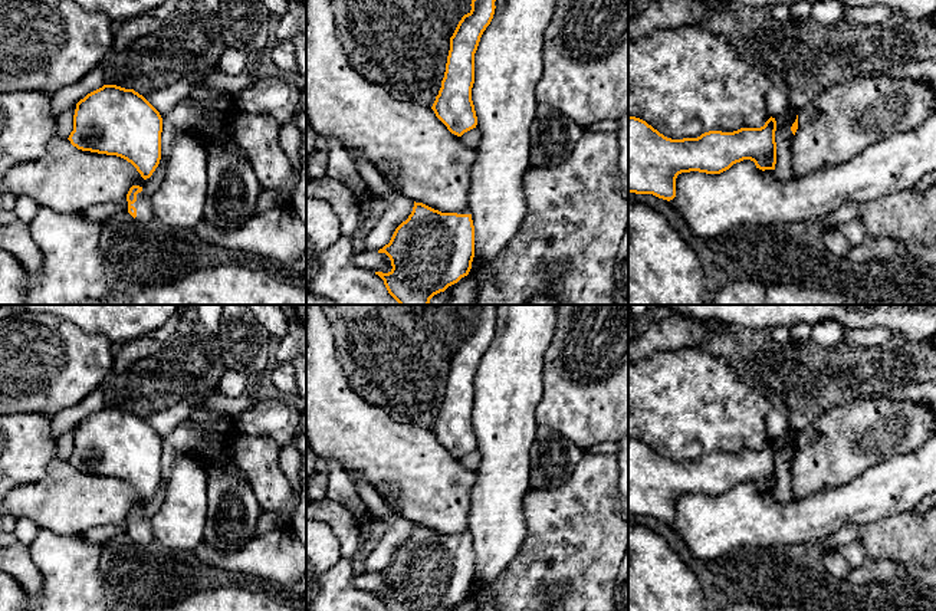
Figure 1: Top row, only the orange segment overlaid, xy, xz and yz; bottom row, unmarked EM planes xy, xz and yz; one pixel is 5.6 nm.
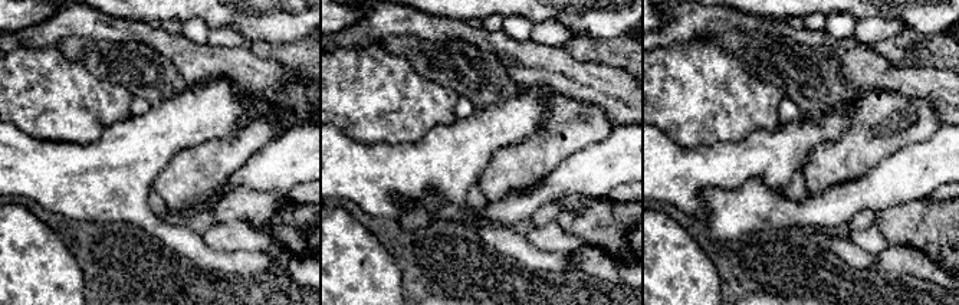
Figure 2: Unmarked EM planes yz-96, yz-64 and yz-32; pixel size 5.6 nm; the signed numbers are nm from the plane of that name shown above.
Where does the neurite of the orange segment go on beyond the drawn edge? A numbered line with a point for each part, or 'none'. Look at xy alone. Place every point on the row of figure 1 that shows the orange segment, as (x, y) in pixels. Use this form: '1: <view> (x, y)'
1: xy (144, 209)

